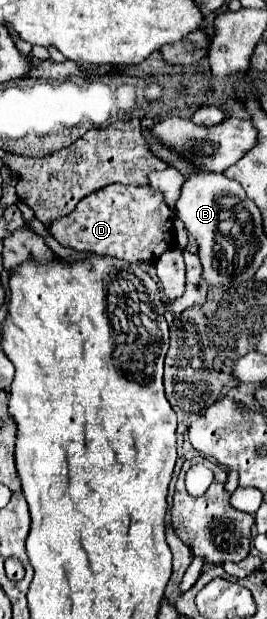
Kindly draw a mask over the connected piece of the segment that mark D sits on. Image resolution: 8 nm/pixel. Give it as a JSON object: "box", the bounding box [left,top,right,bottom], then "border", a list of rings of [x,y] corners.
{"box":[50,184,174,264],"border":[[[110,184],[88,194],[68,216],[56,220],[50,228],[50,234],[66,248],[90,250],[140,264],[156,262],[156,258],[170,248],[168,244],[174,242],[172,220],[174,214],[166,206],[162,194],[150,186]]]}

